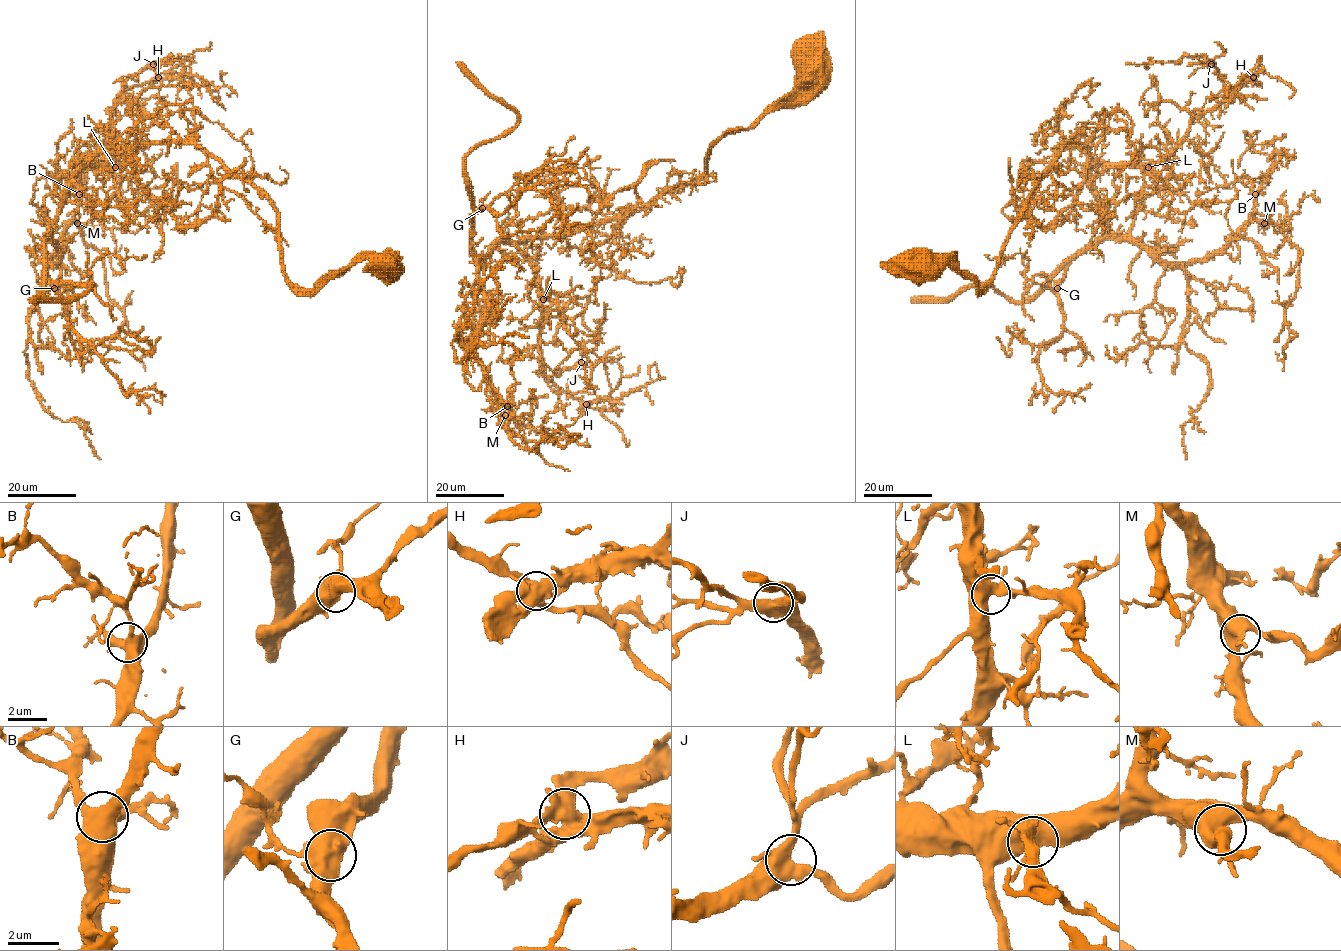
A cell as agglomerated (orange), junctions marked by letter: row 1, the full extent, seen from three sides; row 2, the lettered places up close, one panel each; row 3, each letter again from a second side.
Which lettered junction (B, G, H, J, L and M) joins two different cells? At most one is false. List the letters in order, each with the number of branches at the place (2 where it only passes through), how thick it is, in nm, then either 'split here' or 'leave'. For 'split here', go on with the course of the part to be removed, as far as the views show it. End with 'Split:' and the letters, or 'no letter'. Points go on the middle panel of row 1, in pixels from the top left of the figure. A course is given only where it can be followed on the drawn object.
B: 4 | 550 nm | leave
G: 3 | 550 nm | leave
H: 5 | 600 nm | split here | (586, 405), (620, 399), (655, 381), (659, 375), (654, 362)
J: 3 | 480 nm | leave
L: 3 | 500 nm | leave
M: 4 | 550 nm | leave
Split: H

